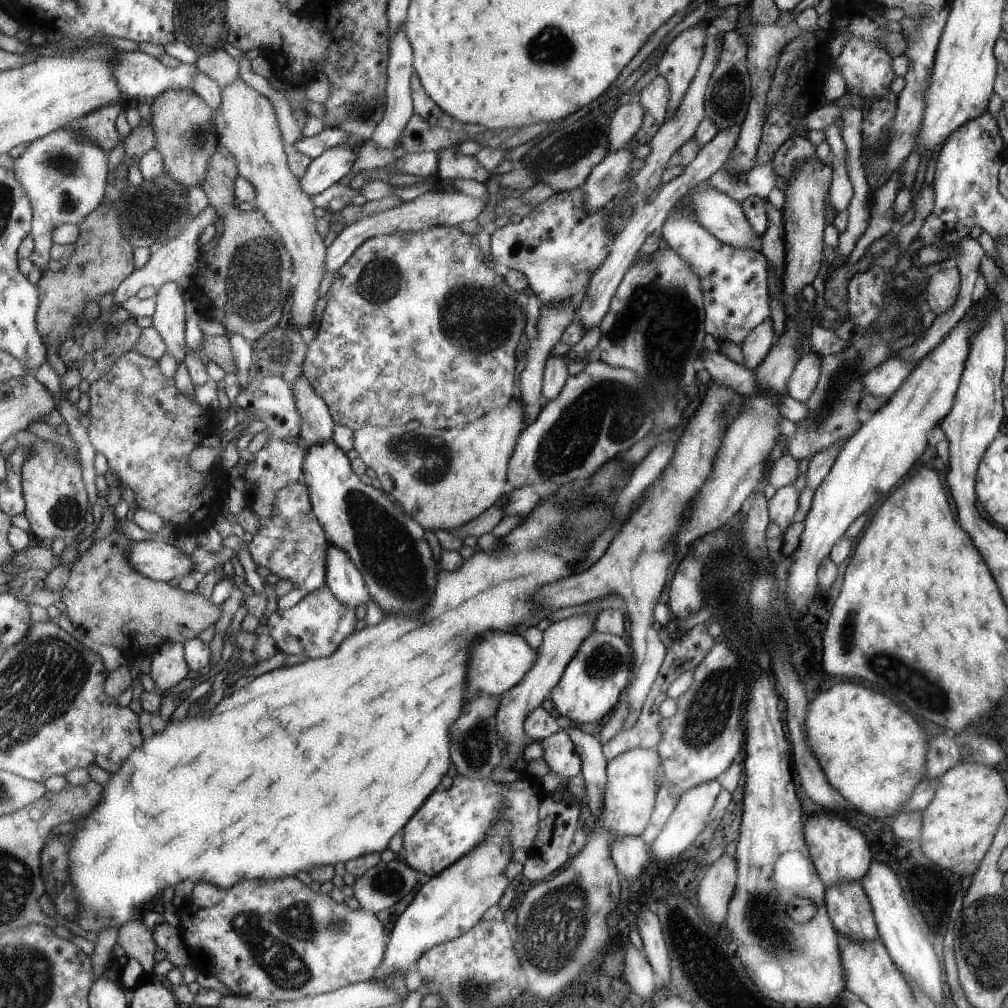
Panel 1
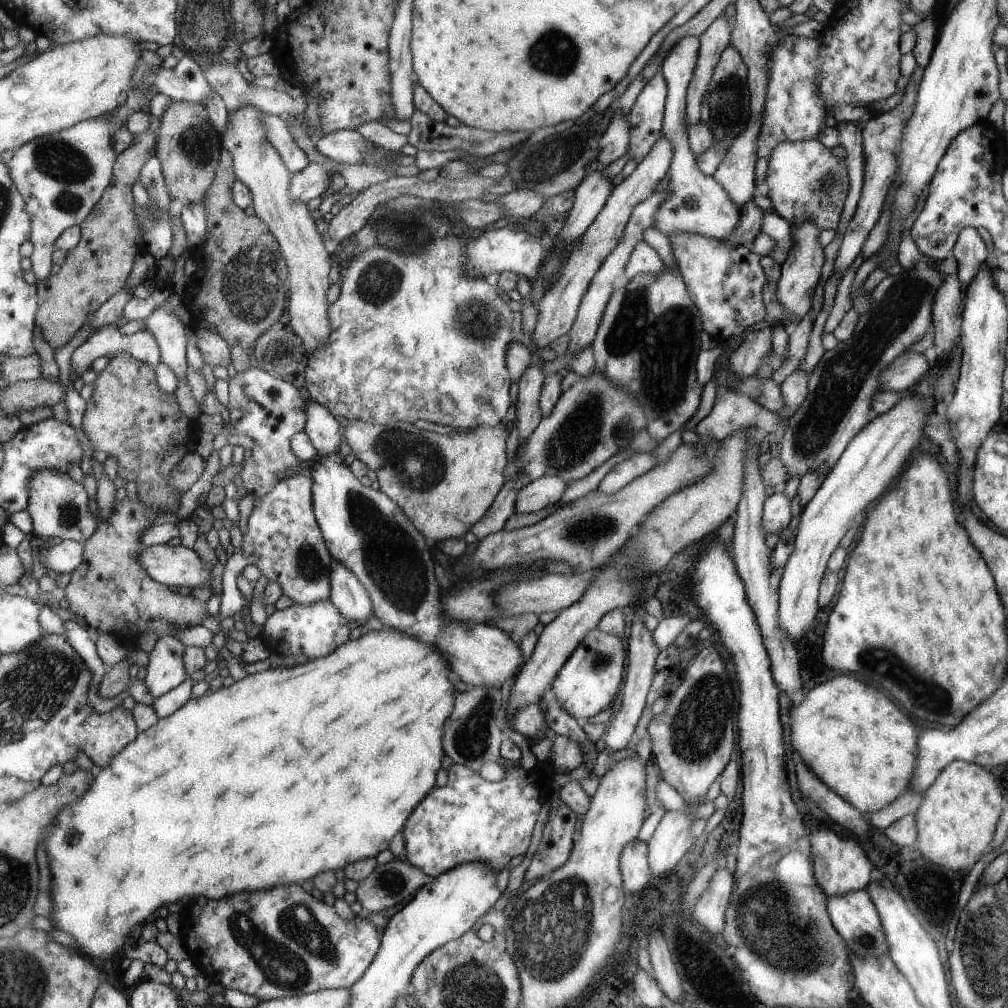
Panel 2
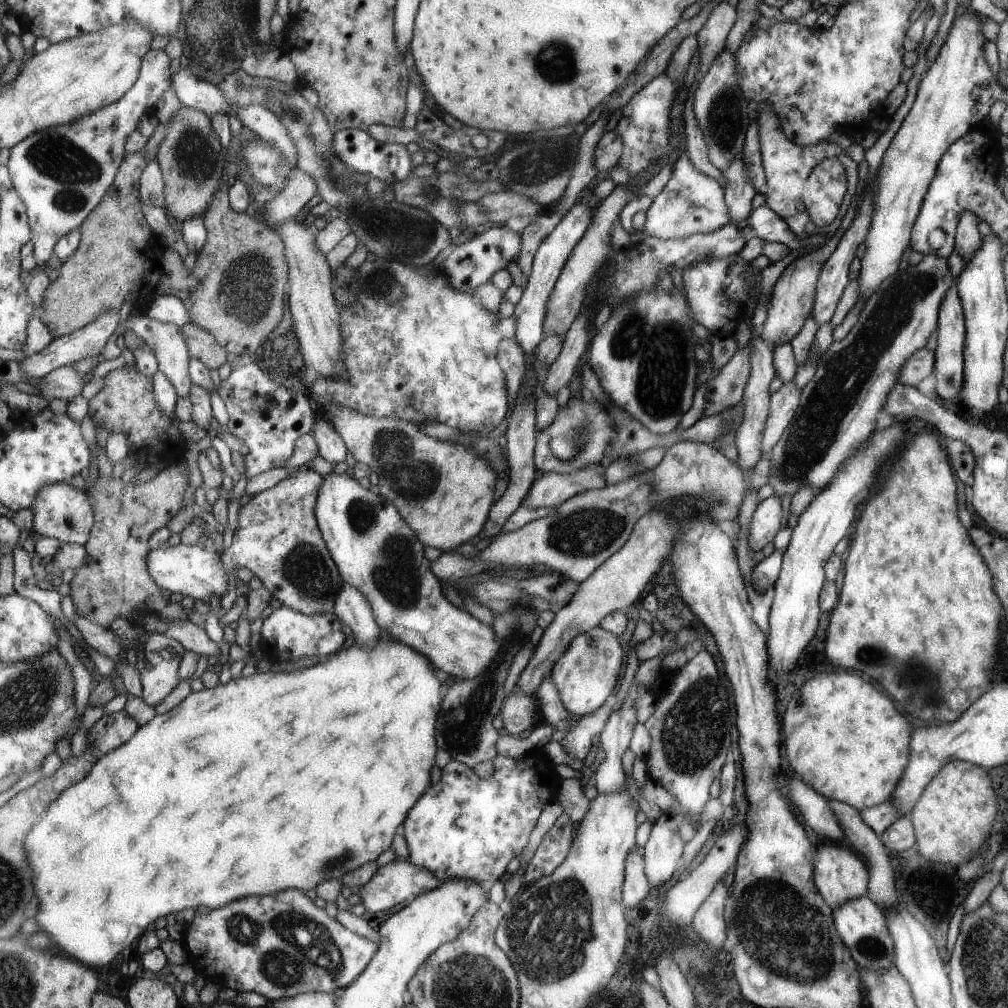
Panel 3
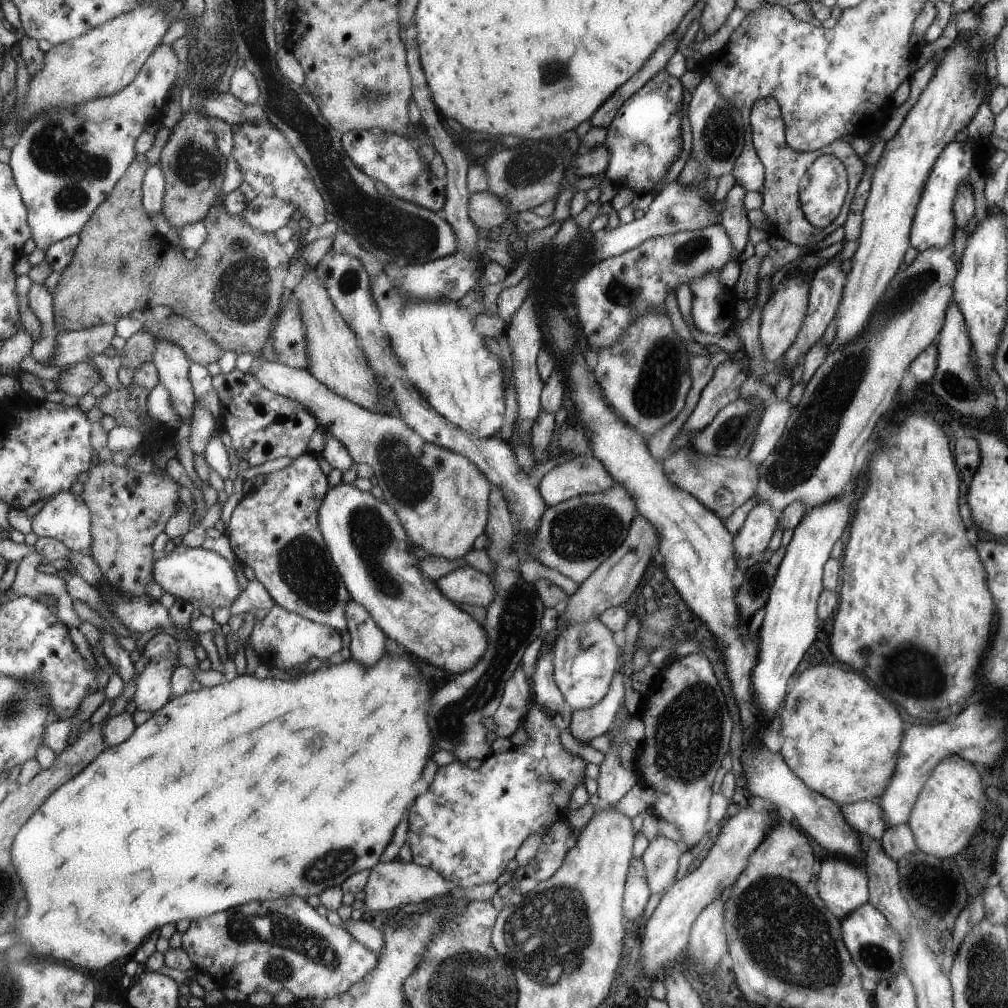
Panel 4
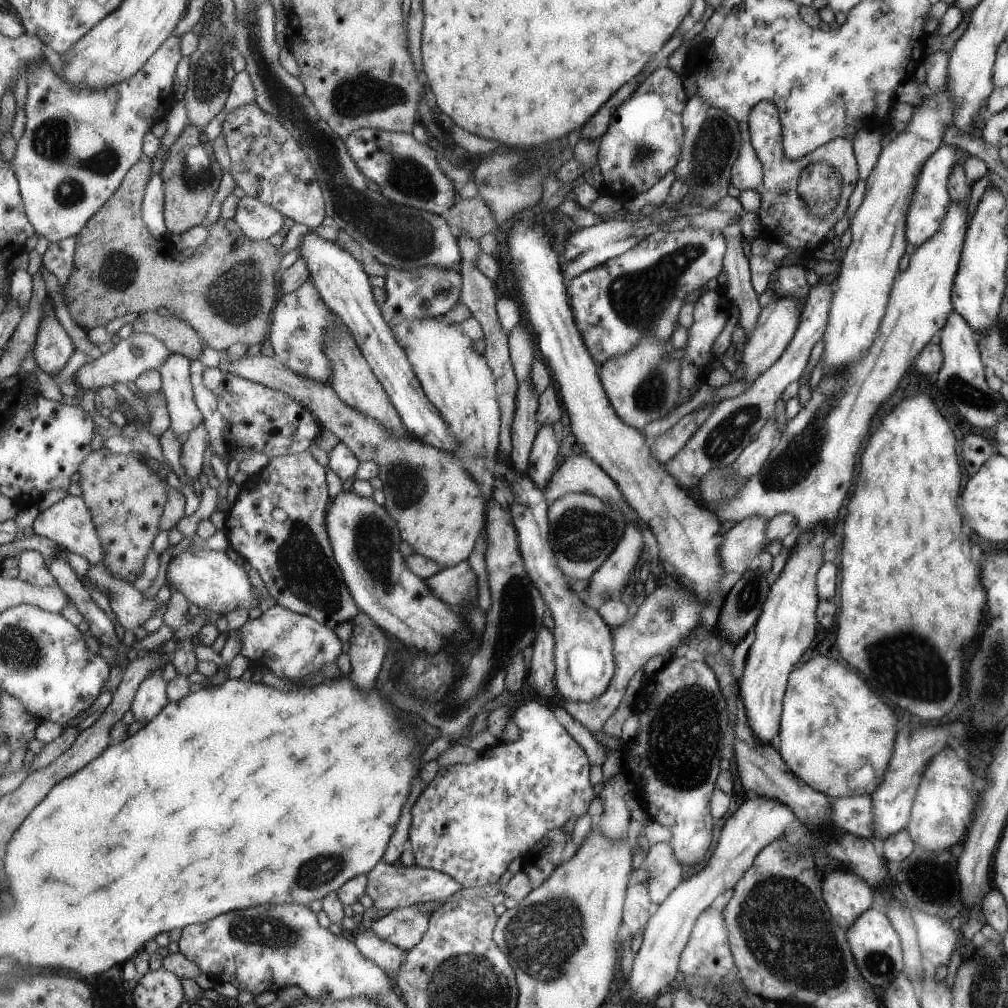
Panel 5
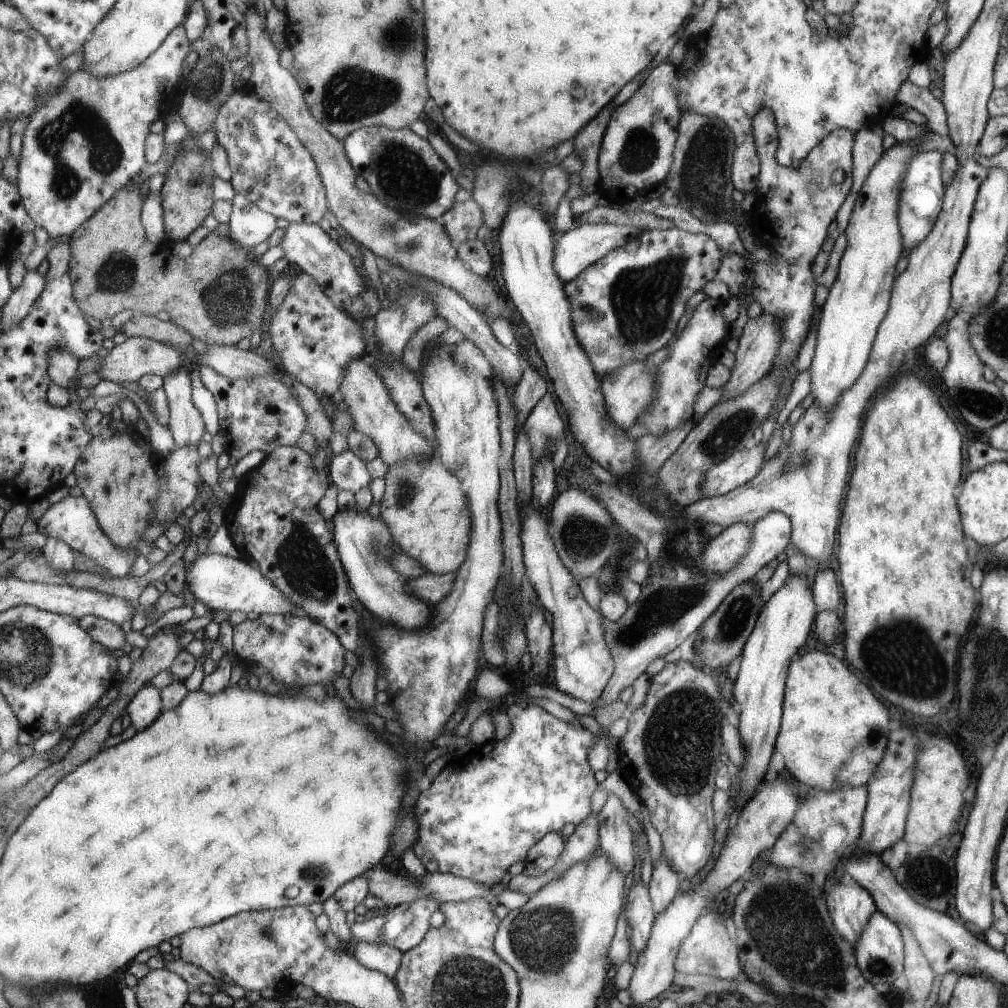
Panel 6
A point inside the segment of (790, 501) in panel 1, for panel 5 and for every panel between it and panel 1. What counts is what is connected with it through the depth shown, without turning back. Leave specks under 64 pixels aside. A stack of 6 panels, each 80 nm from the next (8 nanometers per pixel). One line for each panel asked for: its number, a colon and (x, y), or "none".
2: (776, 513)
3: (766, 518)
4: (760, 522)
5: (744, 541)

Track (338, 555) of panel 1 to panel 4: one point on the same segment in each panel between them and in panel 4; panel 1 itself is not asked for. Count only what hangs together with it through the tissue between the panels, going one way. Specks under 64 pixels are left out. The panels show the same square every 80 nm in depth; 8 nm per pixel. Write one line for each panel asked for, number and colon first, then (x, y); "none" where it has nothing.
2: (349, 594)
3: (353, 608)
4: (368, 639)

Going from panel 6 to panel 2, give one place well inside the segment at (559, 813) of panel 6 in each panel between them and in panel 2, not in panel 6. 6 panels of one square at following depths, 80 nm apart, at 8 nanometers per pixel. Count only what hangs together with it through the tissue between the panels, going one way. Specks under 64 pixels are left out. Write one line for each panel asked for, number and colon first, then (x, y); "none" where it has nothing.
2: (470, 820)
3: (465, 827)
4: (469, 825)
5: (471, 820)

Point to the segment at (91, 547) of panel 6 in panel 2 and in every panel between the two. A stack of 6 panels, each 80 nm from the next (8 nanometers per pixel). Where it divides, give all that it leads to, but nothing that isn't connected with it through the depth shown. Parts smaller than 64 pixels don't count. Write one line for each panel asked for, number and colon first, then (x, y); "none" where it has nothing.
2: (59, 506)
3: (61, 511)
4: (65, 516)
5: (69, 522)

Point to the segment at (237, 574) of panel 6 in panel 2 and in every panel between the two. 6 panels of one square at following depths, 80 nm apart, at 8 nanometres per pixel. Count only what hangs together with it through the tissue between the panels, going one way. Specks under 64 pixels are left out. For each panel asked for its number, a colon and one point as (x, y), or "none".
2: (173, 566)
3: (196, 572)
4: (202, 576)
5: (210, 579)

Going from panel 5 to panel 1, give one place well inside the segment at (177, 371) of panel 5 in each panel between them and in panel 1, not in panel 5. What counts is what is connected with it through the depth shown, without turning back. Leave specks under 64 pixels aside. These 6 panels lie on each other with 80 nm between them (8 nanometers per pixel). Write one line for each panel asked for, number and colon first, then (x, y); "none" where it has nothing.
1: (170, 318)
2: (172, 335)
3: (167, 339)
4: (172, 361)

